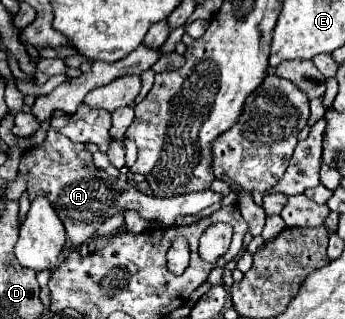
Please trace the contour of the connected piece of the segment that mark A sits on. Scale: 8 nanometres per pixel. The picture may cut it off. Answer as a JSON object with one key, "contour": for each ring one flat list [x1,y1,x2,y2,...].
{"contour":[[49,130,43,144,23,154,21,164,19,164,19,174,27,174,27,190,29,190,31,200,37,196,45,196,53,202,67,230,67,236,75,246,93,238,99,224,111,218,113,214,119,214,121,210,135,210,145,220,155,220,155,222,161,222,163,226,173,226,175,218,197,216,201,210,209,208,215,202,221,202,223,198,221,194,213,190,189,192,189,194,179,194,171,198,145,196,139,190,135,190,127,180,111,178,107,176,107,172,97,170,85,146,71,142,57,130]]}

